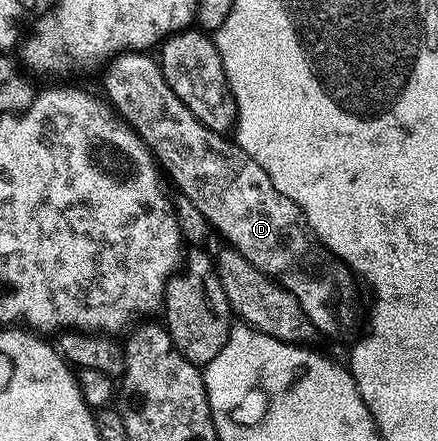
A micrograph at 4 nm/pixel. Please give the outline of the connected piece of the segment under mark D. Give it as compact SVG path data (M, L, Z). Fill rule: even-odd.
M124 52L115 56L105 65L102 76L102 88L105 99L111 108L134 129L134 133L146 143L155 161L160 165L161 171L168 177L169 183L178 187L177 191L208 218L219 237L223 236L229 247L235 248L252 266L256 266L265 276L278 281L283 288L288 289L296 302L308 314L314 323L315 329L326 336L350 336L358 328L358 323L363 323L362 300L358 297L358 284L355 273L341 262L328 258L328 253L321 243L308 231L303 218L302 210L292 202L292 198L284 198L276 186L272 186L272 178L264 174L260 167L249 154L233 139L227 138L221 132L213 132L172 94L172 86L162 73L161 63L154 60L150 54L140 52Z

